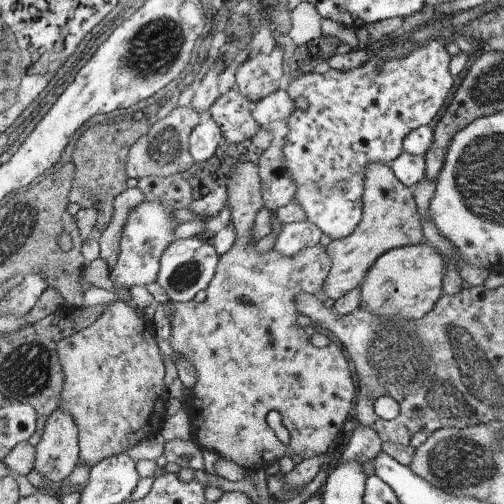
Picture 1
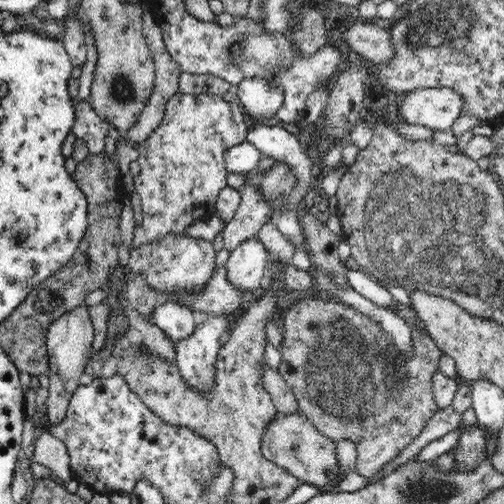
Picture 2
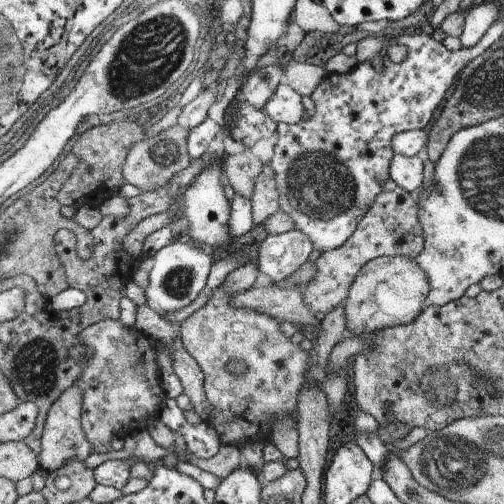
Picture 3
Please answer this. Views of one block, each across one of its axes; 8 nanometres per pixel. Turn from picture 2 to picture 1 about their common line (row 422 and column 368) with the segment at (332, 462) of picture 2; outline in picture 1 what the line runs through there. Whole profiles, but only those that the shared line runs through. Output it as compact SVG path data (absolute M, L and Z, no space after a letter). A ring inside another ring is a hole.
M427 242L393 248L391 252L375 260L373 268L367 272L363 284L359 286L359 308L375 316L399 316L403 320L419 320L435 308L439 298L443 296L443 284L451 278L451 274L453 270L445 266L445 258Z

